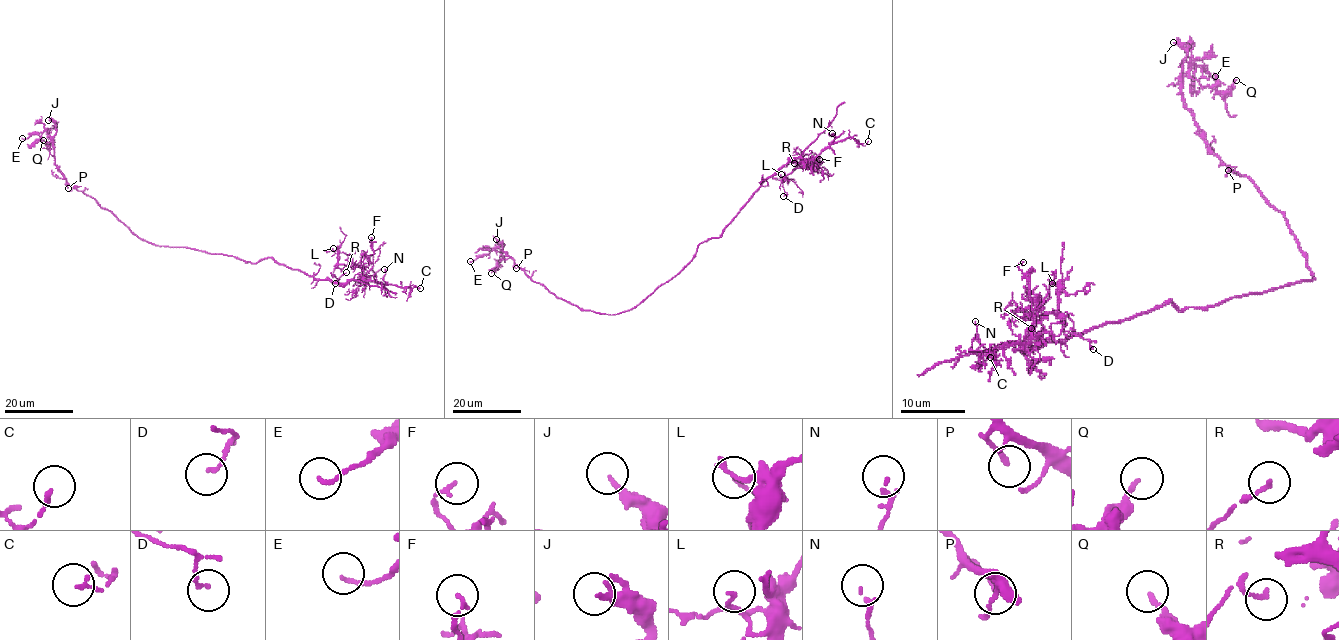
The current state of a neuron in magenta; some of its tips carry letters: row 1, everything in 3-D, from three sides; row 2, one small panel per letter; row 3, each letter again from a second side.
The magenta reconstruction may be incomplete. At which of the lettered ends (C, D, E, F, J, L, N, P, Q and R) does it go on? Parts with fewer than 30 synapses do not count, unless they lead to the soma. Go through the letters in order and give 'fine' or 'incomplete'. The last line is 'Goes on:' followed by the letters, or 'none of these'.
C: fine
D: fine
E: fine
F: fine
J: fine
L: fine
N: fine
P: fine
Q: fine
R: fine
Goes on: none of these

